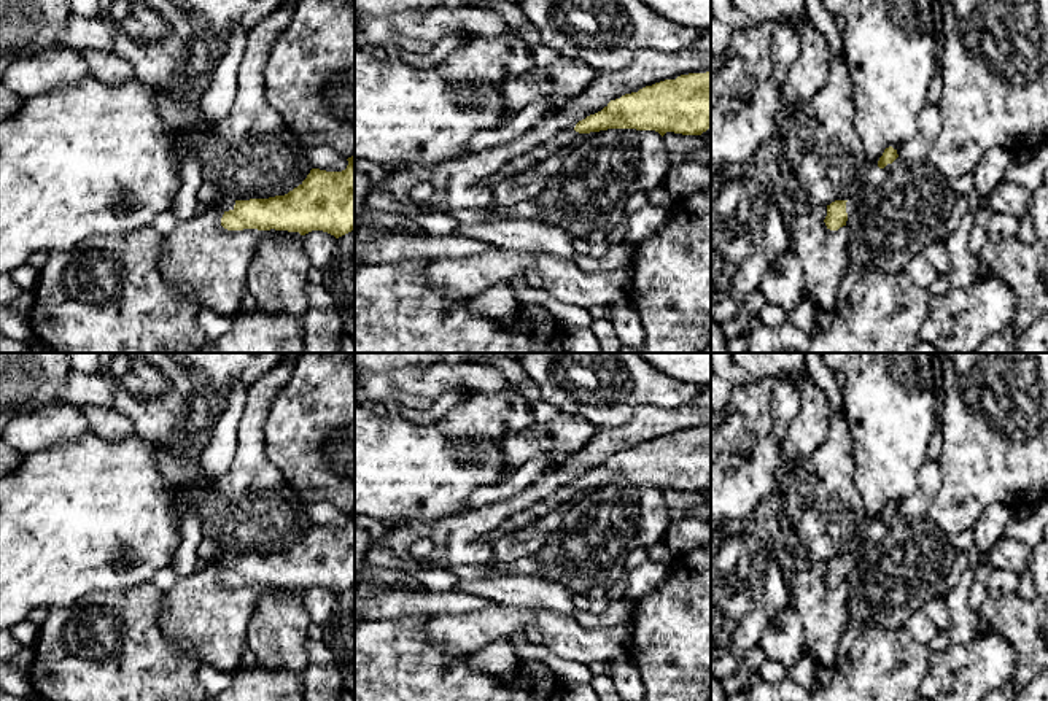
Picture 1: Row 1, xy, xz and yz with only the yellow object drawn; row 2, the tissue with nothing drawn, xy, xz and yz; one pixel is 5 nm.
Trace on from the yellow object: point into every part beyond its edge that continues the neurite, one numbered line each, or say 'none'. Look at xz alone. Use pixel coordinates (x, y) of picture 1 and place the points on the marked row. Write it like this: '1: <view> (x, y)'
1: xz (551, 147)

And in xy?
1: xy (209, 196)

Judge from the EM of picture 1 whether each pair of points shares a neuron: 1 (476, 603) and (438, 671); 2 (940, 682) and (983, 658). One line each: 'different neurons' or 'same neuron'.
1: different neurons
2: same neuron

